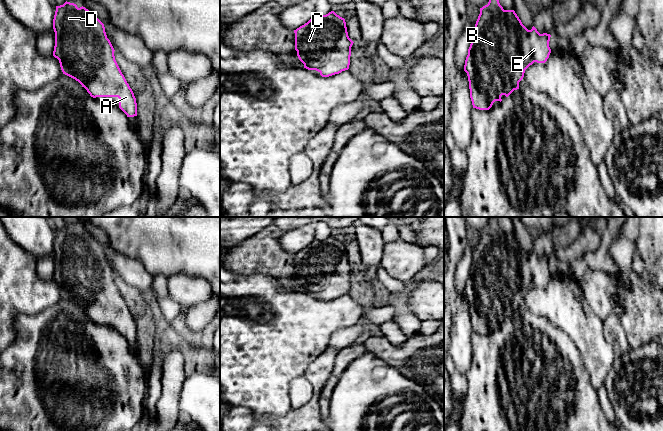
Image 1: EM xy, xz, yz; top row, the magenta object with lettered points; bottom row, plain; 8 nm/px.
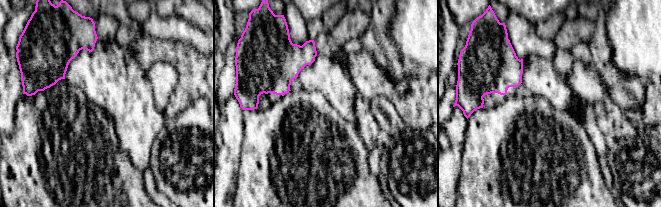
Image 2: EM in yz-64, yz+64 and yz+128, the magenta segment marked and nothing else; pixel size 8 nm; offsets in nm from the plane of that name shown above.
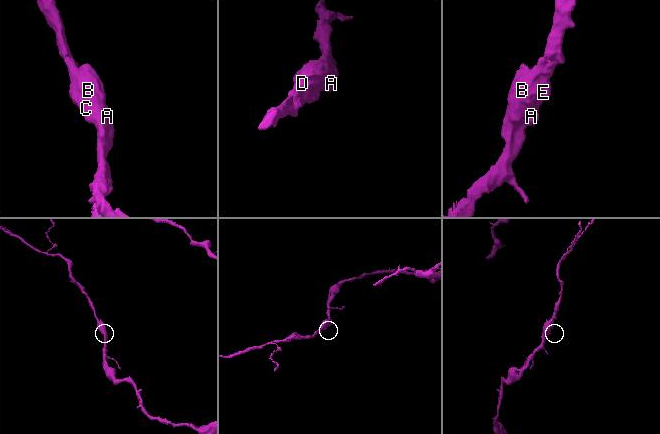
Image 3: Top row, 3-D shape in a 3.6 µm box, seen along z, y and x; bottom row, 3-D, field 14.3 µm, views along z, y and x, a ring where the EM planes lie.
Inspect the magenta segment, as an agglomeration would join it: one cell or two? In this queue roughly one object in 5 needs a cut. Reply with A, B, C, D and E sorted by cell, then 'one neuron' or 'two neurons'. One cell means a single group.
groups A B C D E; one neuron

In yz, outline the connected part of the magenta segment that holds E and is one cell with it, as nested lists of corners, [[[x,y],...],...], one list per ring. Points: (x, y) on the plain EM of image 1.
[[[492,217],[488,228],[480,232],[464,289],[473,332],[489,334],[495,325],[502,325],[502,319],[508,321],[519,313],[525,294],[534,286],[545,287],[549,282],[550,261],[547,257],[540,258],[534,250],[528,254],[515,235],[504,234],[498,219]]]

